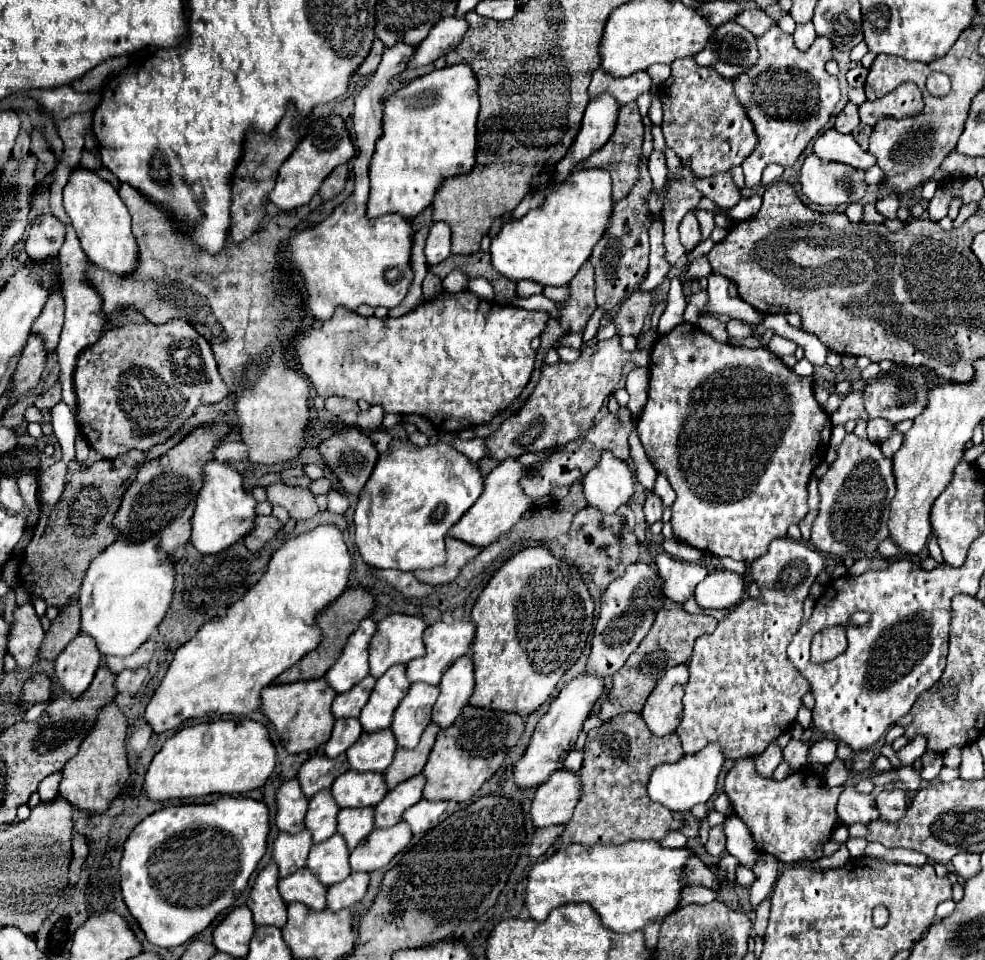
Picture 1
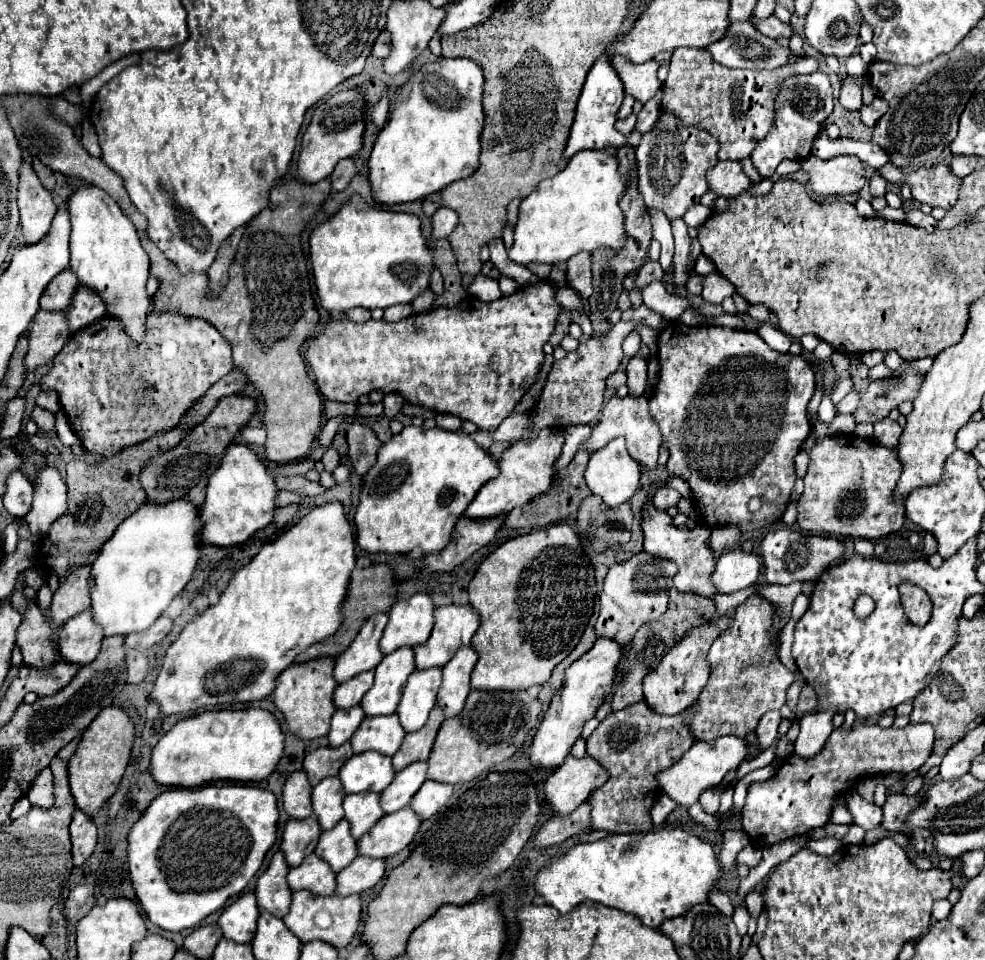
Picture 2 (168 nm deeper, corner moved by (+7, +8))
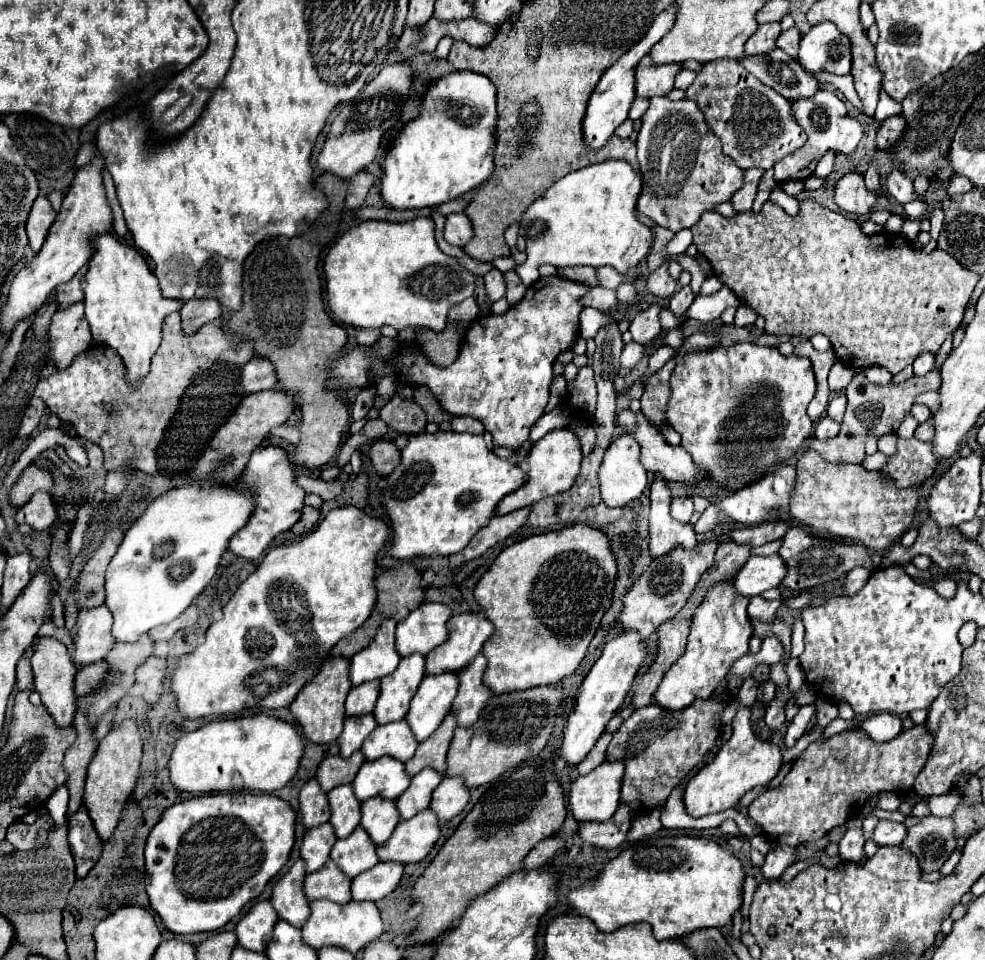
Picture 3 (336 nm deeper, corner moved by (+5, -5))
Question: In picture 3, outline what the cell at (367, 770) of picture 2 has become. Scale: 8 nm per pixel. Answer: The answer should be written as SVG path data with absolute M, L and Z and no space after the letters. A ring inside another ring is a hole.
M383 757L381 761L365 761L351 783L353 793L359 801L369 797L397 799L407 787L411 779L405 775L403 763L393 761L391 757Z

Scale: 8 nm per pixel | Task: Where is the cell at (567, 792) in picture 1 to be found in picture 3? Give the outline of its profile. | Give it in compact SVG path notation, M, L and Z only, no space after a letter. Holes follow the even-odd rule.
M601 763L585 777L577 777L569 789L569 809L575 821L607 821L619 807L623 763Z

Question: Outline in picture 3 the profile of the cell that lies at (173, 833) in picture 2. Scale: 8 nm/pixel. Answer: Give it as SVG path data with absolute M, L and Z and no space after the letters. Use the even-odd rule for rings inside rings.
M217 793L217 795L203 795L203 797L193 797L189 801L175 803L167 807L159 819L159 823L151 829L147 843L145 843L145 871L149 875L149 885L147 885L147 895L149 895L149 905L151 909L161 917L163 925L167 931L175 935L191 935L191 933L211 933L221 929L227 921L231 921L235 915L241 913L245 903L251 899L257 899L265 885L269 883L271 877L279 873L279 869L287 863L291 847L295 843L295 813L285 803L283 799L275 795L227 795L227 793Z

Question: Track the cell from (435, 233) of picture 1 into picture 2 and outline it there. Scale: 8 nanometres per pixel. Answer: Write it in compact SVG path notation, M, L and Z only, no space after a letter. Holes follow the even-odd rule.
M441 206L435 214L433 214L433 236L435 238L447 238L455 226L459 224L459 216L455 210Z

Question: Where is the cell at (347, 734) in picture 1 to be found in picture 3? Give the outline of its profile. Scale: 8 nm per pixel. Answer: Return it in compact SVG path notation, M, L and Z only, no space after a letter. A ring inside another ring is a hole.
M359 715L359 717L347 717L343 733L339 737L339 755L349 757L353 751L359 751L365 737L377 727L373 715Z

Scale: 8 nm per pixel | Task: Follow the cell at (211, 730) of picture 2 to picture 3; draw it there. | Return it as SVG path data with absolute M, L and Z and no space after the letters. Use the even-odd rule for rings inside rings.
M255 715L243 719L221 719L185 733L173 747L167 763L171 783L177 791L193 795L209 795L221 791L261 791L273 793L287 785L299 767L303 741L293 725L269 717Z

